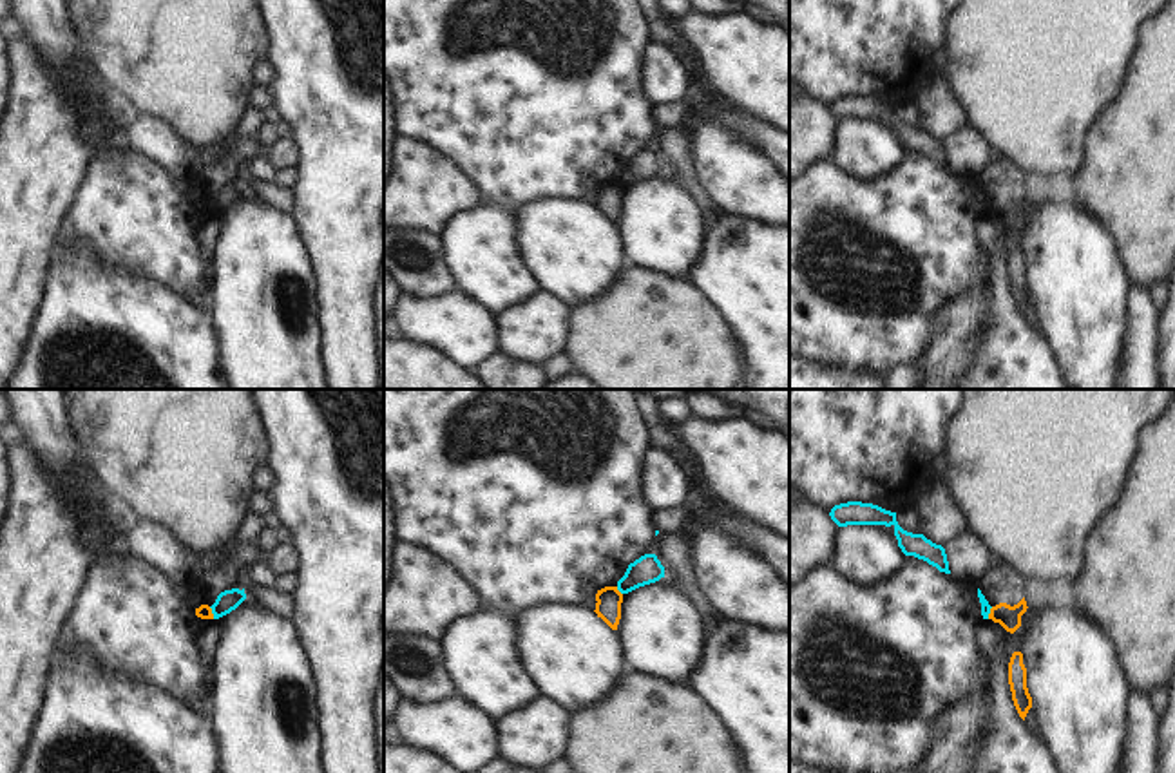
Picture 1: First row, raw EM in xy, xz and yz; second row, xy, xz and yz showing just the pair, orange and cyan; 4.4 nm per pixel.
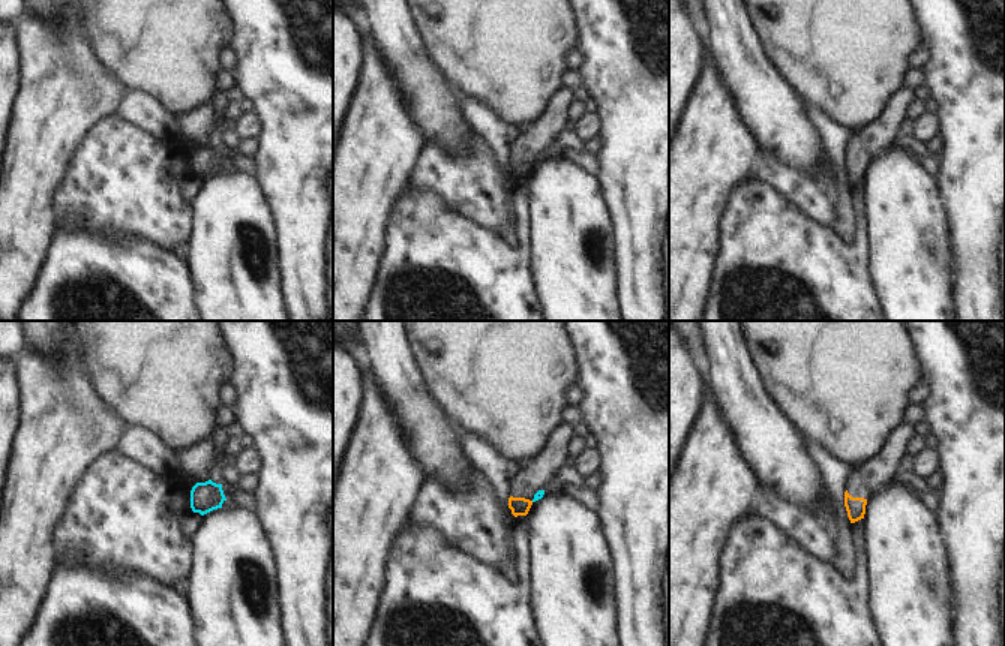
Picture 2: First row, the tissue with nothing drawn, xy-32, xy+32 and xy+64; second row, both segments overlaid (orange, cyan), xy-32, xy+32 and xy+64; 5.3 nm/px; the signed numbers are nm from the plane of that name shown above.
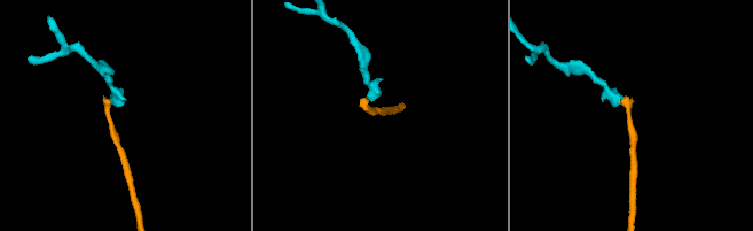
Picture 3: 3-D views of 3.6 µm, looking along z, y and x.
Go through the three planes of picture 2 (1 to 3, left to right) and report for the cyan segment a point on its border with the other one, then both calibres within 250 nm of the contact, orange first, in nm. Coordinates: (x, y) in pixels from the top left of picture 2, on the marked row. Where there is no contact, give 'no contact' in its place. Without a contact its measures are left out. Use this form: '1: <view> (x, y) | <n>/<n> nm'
1: no contact
2: no contact
3: no contact

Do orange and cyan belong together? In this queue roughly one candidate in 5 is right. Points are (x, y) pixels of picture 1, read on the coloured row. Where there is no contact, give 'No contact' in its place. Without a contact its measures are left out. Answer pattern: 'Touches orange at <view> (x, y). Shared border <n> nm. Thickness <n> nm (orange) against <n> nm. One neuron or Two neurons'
Touches orange at xy (210, 612). Shared border 60 nm. Thickness 60 nm (orange) against 90 nm. Two neurons

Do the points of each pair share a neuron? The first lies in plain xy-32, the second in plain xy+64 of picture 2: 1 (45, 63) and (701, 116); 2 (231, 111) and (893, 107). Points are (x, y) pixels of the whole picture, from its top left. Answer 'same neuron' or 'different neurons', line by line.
1: same neuron
2: different neurons

